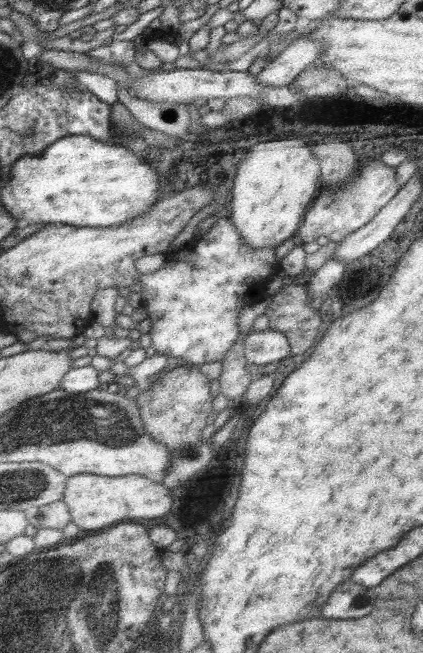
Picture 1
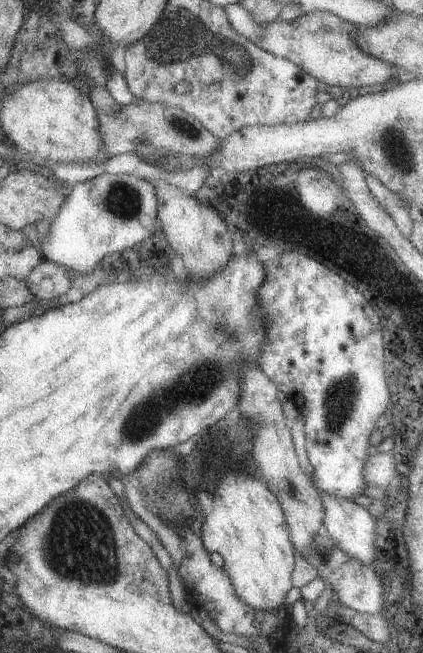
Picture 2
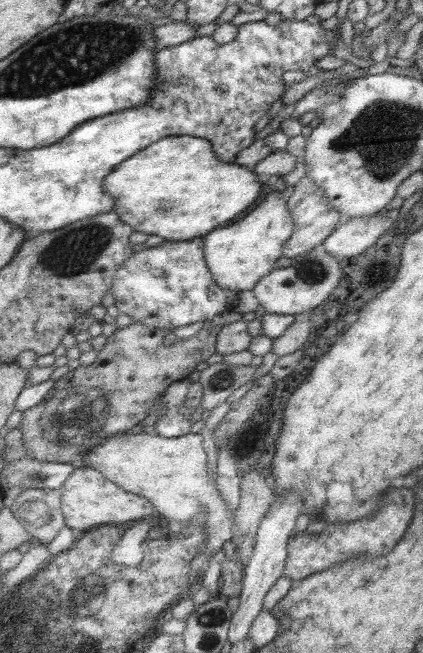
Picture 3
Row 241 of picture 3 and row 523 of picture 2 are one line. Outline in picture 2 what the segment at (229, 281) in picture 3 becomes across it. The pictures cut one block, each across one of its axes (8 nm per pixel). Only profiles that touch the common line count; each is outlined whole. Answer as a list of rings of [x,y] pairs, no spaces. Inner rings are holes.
[[[238,463],[235,465],[236,472],[229,470],[213,494],[209,494],[201,542],[207,552],[221,556],[235,594],[247,606],[261,612],[284,609],[285,594],[292,587],[295,554],[283,511],[275,495],[259,481],[255,472],[247,472],[243,466],[240,472]]]

